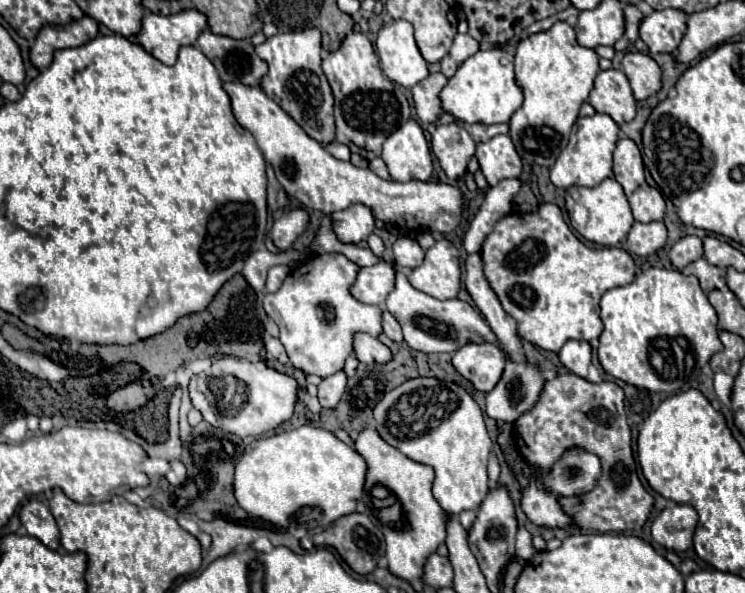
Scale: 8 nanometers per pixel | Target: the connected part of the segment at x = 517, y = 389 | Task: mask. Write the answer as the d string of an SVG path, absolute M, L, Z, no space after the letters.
M506 359L498 385L486 395L486 413L492 419L514 423L520 415L534 409L544 391L546 379L538 363L516 363Z

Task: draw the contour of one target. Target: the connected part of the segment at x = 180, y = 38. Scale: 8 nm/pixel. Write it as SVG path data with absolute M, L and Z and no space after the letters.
M196 9L166 17L146 11L140 35L130 37L130 41L140 43L164 65L174 65L180 47L196 45L196 39L204 29L208 29L206 15Z

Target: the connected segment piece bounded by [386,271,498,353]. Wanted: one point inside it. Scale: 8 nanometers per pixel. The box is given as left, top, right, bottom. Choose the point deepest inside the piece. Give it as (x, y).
(430, 325)

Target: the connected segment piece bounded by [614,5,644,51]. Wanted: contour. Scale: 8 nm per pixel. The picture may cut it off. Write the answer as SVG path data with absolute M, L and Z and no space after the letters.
M626 5L624 7L624 15L626 15L626 33L622 35L622 39L614 45L616 51L624 51L628 47L634 45L634 41L638 39L638 27L644 19L642 11L636 7L636 5Z

